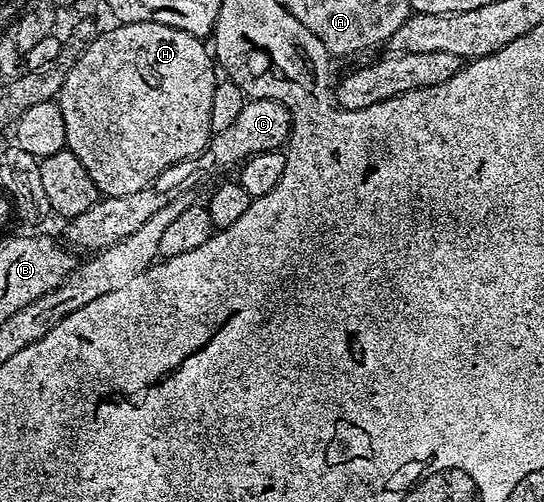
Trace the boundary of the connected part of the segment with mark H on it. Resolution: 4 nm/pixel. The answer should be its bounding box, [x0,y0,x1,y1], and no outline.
[58,22,218,197]

